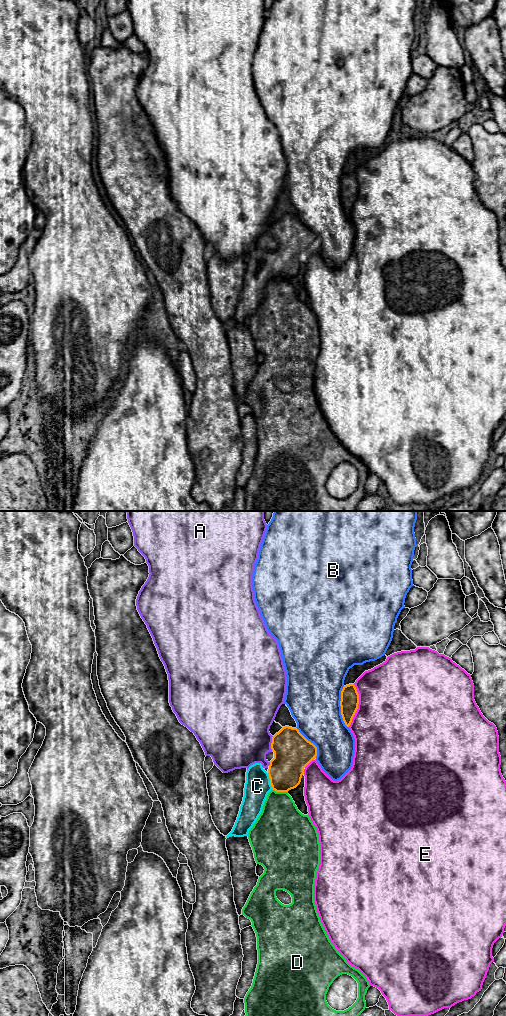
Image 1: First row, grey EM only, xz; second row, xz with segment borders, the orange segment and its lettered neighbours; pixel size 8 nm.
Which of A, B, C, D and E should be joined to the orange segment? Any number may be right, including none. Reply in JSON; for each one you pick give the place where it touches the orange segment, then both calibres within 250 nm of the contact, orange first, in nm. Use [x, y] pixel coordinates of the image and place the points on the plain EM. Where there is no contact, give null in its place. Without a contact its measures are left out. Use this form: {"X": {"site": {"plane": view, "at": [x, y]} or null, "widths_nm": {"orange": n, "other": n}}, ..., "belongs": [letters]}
{"C": {"site": {"plane": "xz", "at": [270, 269]}, "widths_nm": {"orange": 280, "other": 200}}, "belongs": ["C"]}

